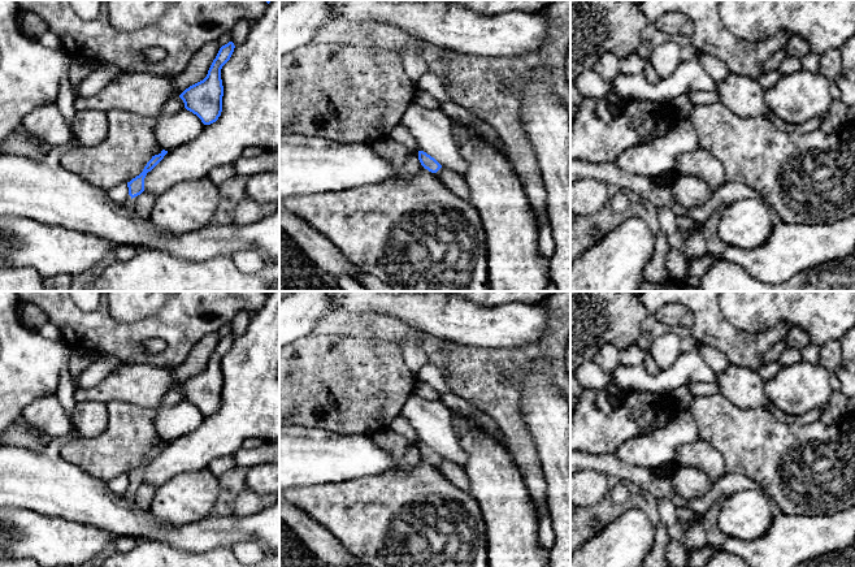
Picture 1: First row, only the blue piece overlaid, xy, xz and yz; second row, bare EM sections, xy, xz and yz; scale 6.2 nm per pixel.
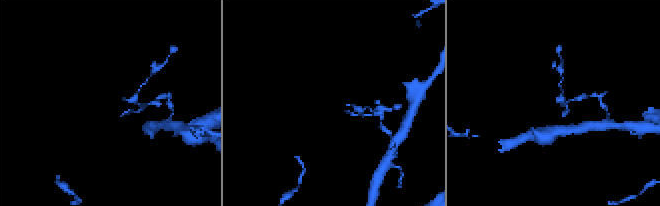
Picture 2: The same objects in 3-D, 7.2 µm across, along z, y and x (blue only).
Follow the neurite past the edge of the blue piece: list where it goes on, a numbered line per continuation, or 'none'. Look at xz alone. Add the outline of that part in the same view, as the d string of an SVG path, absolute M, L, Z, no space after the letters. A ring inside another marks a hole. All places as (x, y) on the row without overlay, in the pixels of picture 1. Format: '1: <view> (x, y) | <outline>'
none

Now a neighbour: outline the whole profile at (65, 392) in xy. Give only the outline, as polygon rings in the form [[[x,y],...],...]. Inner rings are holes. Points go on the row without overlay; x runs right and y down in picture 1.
[[[62,373],[55,395],[57,397],[57,399],[60,401],[61,406],[64,407],[64,410],[66,411],[66,414],[70,419],[73,417],[73,411],[77,404],[77,402],[74,399],[75,389],[77,389],[77,386],[71,381],[71,378],[65,377]]]

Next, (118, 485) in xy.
[[[127,473],[116,476],[108,482],[108,488],[117,495],[126,495],[131,488],[129,486]]]

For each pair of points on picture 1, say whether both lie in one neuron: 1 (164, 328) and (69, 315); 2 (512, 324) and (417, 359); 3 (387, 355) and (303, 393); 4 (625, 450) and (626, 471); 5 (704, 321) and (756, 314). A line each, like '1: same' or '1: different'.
1: same
2: different
3: same
4: different
5: different

